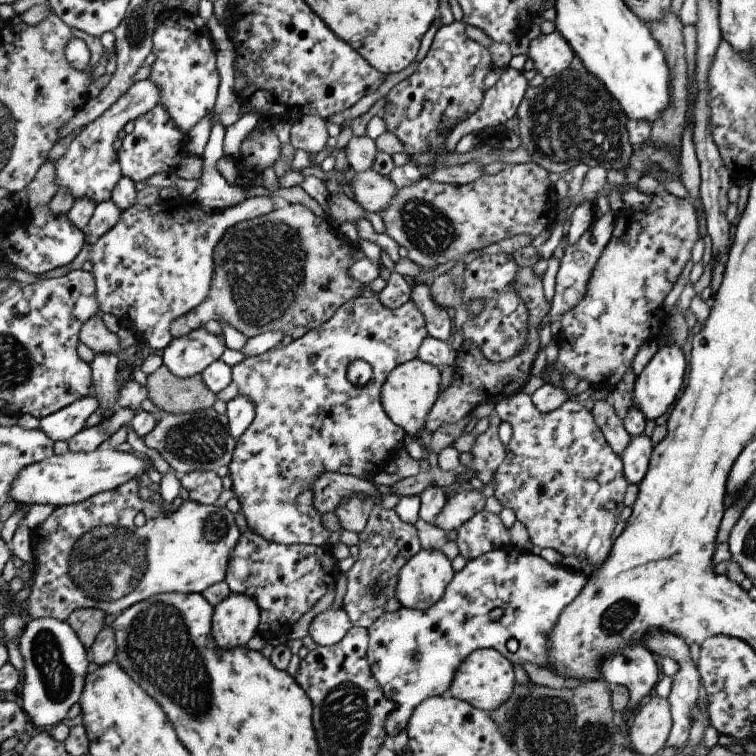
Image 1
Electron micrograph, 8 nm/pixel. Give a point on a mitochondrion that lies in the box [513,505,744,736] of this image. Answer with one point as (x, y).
(618, 616)

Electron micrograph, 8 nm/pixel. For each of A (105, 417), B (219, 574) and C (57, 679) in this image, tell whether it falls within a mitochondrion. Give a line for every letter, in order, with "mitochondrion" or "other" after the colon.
A: other
B: other
C: mitochondrion

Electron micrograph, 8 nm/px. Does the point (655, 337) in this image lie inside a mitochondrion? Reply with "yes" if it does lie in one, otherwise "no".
no

